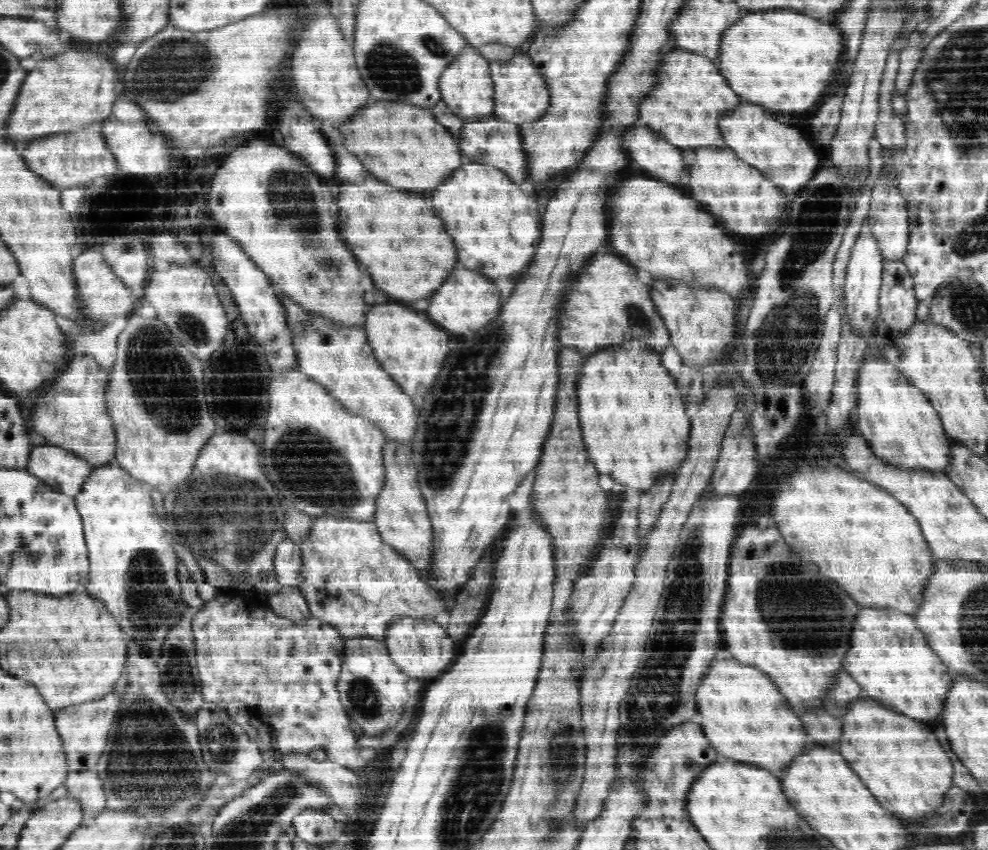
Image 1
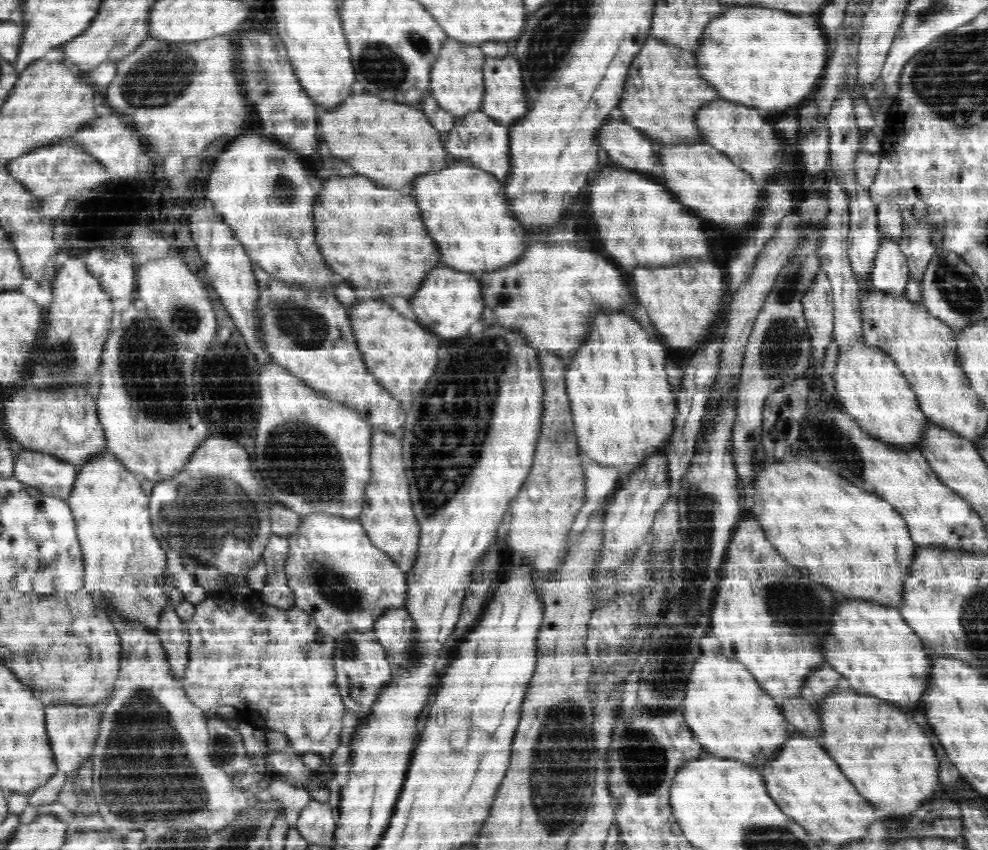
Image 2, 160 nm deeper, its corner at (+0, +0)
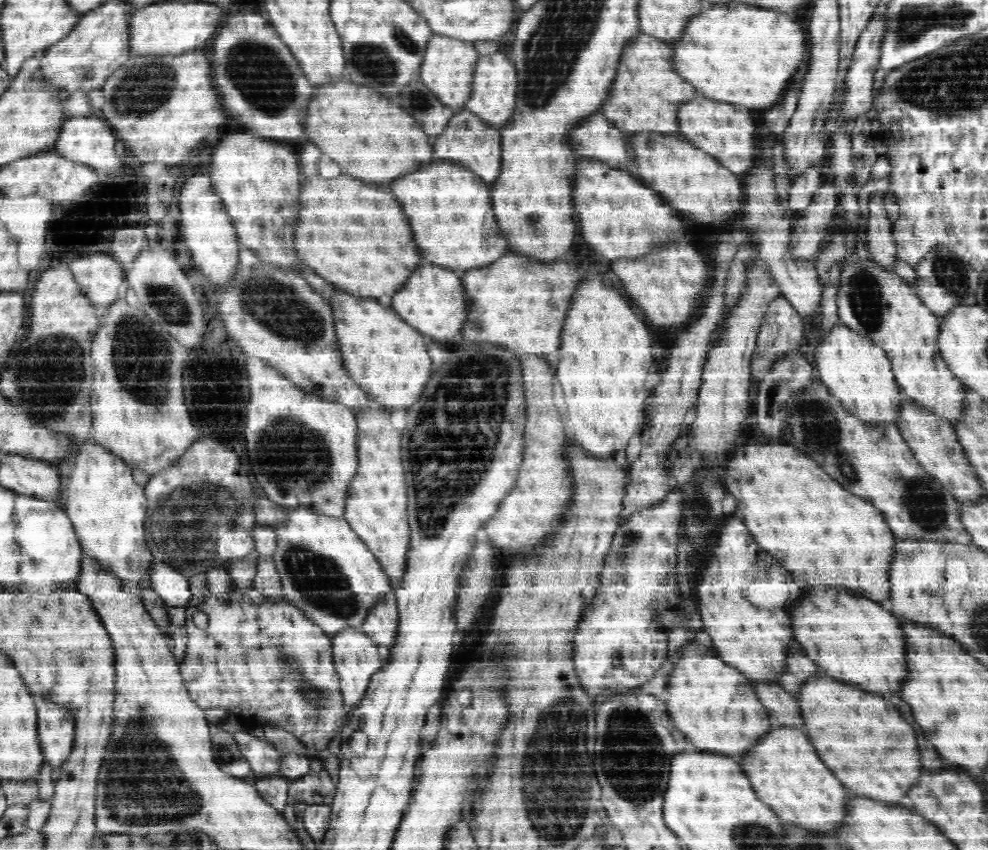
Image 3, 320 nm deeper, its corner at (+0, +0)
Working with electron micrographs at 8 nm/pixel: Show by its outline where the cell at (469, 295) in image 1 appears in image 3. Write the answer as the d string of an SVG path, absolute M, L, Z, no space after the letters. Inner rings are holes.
M422 266L416 270L412 280L408 280L406 288L400 290L390 308L398 312L398 315L410 326L416 328L429 340L442 341L454 338L470 316L471 301L464 288L463 274L440 266Z

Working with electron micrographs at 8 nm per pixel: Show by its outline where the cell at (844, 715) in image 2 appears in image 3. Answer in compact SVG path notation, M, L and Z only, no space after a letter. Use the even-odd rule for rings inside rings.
M824 676L820 680L809 680L804 688L801 688L802 696L800 704L808 728L808 736L812 738L812 744L816 746L820 758L836 772L848 772L848 774L836 774L844 786L854 790L858 796L880 800L880 802L896 802L908 796L918 784L920 776L924 774L922 756L918 748L918 738L914 726L910 726L898 712L898 708L890 702L890 699L882 698L878 694L856 690L851 684L842 683L830 677Z

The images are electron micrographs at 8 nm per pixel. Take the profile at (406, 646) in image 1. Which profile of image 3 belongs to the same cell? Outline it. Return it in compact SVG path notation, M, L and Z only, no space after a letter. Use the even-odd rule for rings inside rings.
M394 594L386 595L374 608L360 630L370 635L380 646L392 648L400 626L400 613Z

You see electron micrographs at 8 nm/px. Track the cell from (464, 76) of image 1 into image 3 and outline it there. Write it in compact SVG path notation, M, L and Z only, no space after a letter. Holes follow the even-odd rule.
M434 36L429 40L428 52L421 66L421 82L436 95L443 105L463 111L466 103L471 100L475 81L475 70L480 54L473 43L450 38Z

